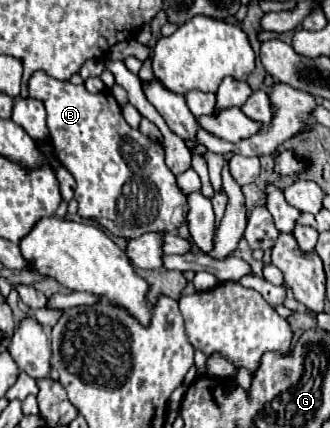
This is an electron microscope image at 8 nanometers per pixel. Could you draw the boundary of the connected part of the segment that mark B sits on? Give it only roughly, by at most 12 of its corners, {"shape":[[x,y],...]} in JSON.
{"shape":[[34,73],[82,219],[176,231],[188,201],[110,93]]}

